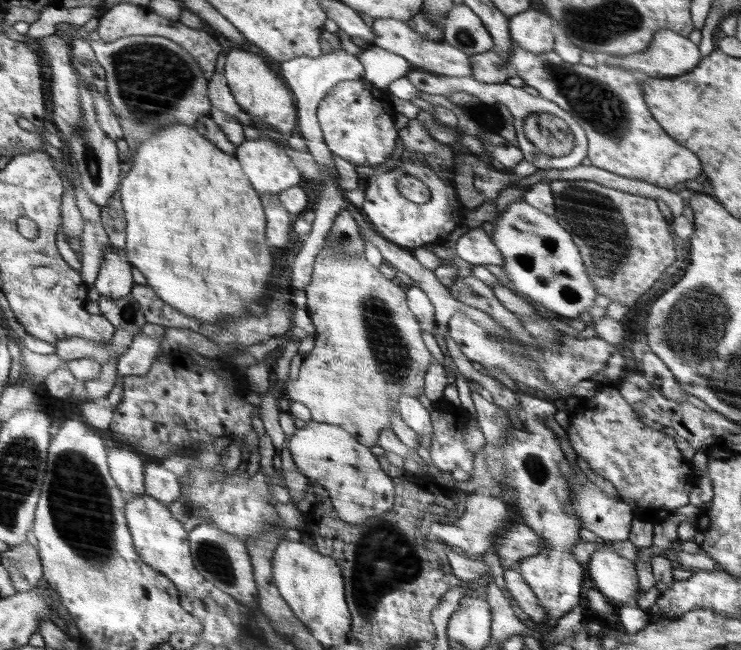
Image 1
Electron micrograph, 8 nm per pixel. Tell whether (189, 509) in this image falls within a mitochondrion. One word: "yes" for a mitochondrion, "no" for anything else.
no

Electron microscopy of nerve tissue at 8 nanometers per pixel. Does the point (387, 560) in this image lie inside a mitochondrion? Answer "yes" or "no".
yes

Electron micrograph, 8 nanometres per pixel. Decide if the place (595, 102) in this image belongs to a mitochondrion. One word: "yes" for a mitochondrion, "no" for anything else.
yes

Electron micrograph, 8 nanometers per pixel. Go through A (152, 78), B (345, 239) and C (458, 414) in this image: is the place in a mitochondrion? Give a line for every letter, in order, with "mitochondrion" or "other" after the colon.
A: mitochondrion
B: mitochondrion
C: other

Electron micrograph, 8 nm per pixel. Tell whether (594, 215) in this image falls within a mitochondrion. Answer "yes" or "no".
yes

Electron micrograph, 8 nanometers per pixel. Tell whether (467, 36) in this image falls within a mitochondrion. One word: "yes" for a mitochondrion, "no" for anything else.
yes

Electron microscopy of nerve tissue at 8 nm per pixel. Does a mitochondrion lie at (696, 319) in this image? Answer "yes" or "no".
yes

